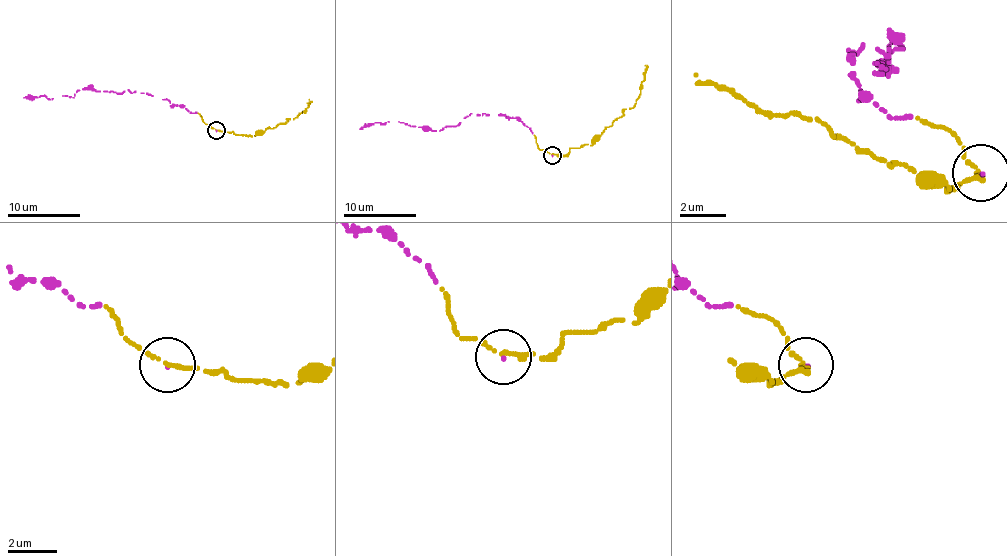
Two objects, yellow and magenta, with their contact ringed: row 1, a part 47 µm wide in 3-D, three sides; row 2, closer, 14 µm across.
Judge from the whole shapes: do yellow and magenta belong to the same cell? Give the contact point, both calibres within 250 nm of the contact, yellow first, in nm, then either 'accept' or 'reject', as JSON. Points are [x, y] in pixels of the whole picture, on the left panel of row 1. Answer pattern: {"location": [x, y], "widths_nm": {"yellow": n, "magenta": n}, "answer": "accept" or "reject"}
{"location": [216, 130], "widths_nm": {"yellow": 240, "magenta": 100}, "answer": "accept"}

